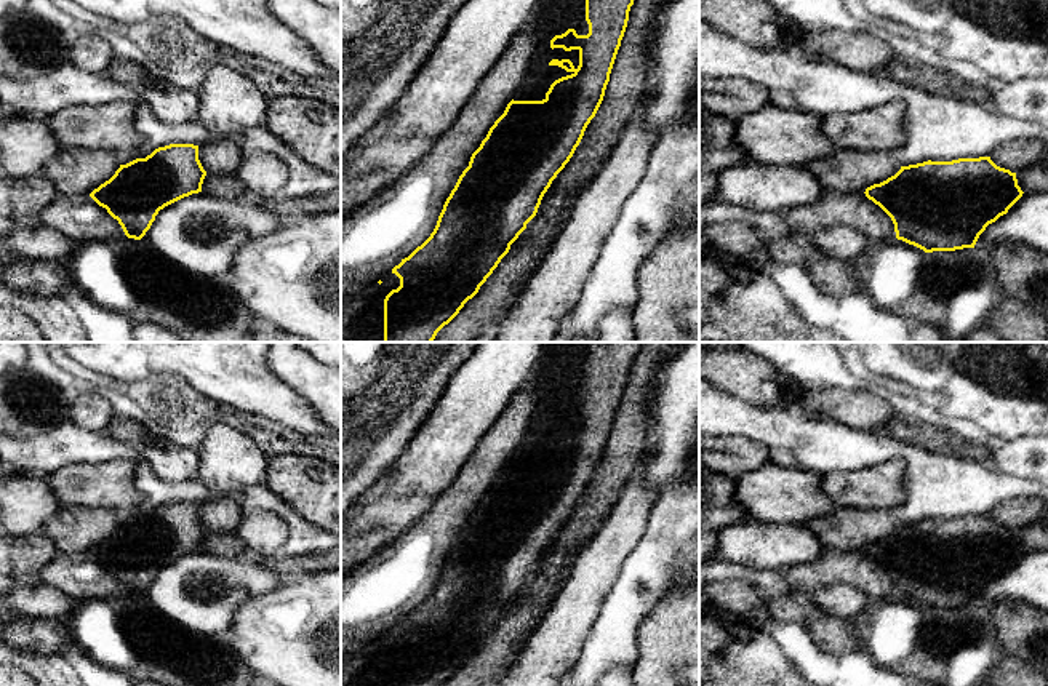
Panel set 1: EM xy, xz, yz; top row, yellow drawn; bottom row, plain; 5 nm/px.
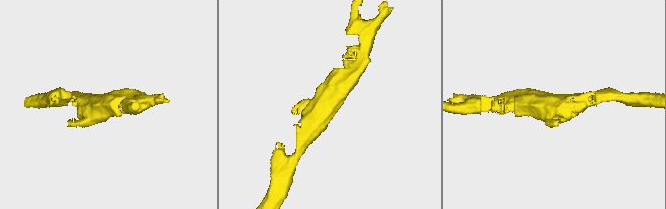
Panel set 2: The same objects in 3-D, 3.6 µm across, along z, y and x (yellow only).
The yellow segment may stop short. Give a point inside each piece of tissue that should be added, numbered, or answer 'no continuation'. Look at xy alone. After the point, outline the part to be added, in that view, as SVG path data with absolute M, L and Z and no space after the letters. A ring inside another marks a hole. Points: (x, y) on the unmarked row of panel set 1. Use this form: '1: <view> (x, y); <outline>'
no continuation

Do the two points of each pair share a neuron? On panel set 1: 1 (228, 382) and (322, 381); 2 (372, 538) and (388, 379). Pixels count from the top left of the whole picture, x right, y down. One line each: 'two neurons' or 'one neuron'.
1: two neurons
2: two neurons

